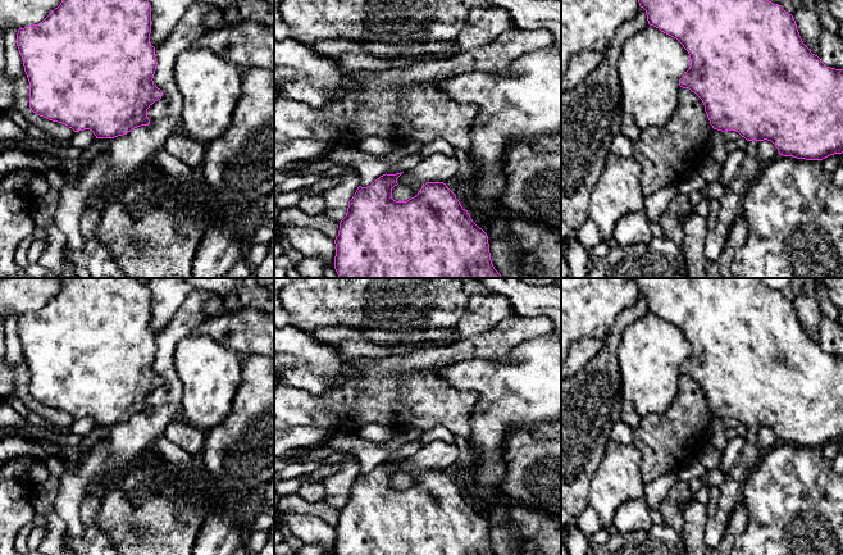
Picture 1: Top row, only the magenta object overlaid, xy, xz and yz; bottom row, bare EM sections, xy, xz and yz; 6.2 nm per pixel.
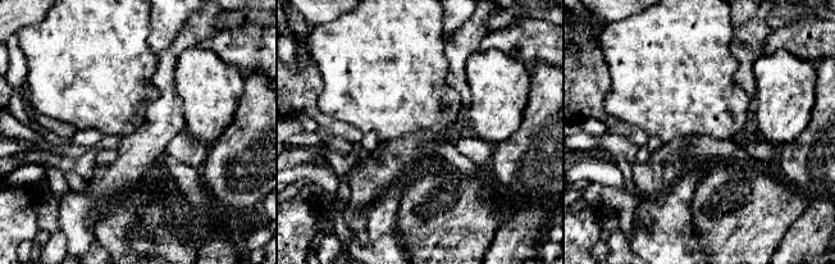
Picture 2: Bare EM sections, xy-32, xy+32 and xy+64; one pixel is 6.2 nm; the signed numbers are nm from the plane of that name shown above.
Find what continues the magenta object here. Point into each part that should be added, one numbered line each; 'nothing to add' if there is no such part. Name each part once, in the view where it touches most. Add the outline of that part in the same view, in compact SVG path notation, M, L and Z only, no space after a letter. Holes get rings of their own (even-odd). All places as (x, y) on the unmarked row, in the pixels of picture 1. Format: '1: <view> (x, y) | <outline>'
nothing to add

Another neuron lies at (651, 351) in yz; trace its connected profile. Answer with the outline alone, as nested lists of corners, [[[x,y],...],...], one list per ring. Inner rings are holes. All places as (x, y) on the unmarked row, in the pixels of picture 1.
[[[653,313],[625,328],[619,347],[621,395],[641,418],[662,415],[673,405],[679,367],[689,354],[683,332]]]

